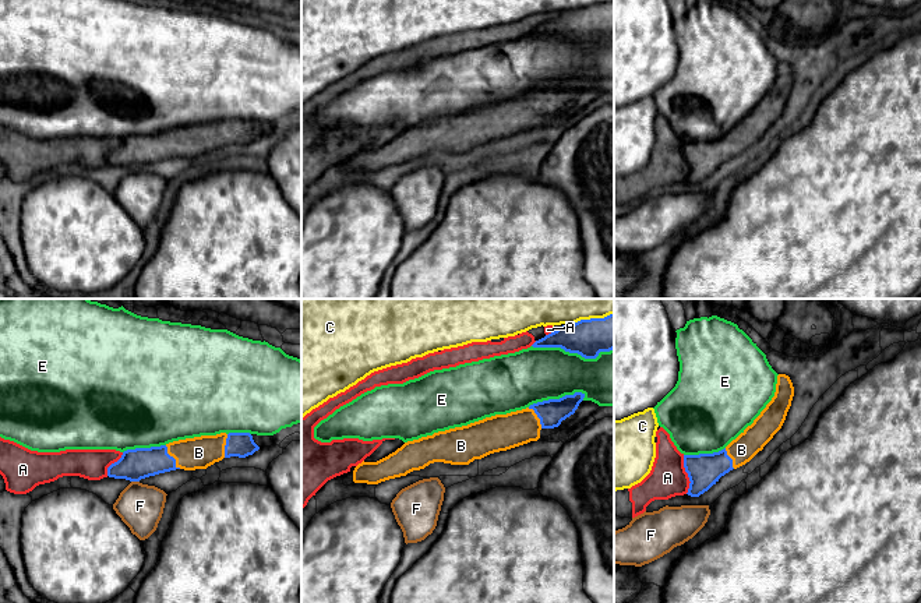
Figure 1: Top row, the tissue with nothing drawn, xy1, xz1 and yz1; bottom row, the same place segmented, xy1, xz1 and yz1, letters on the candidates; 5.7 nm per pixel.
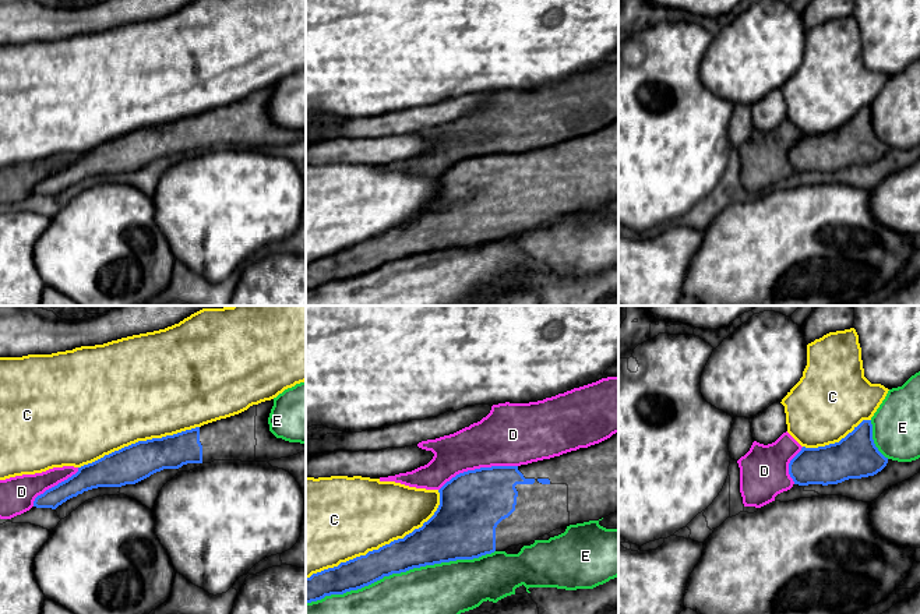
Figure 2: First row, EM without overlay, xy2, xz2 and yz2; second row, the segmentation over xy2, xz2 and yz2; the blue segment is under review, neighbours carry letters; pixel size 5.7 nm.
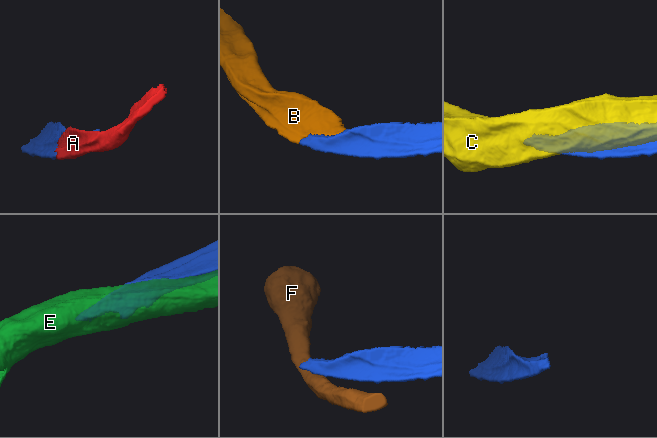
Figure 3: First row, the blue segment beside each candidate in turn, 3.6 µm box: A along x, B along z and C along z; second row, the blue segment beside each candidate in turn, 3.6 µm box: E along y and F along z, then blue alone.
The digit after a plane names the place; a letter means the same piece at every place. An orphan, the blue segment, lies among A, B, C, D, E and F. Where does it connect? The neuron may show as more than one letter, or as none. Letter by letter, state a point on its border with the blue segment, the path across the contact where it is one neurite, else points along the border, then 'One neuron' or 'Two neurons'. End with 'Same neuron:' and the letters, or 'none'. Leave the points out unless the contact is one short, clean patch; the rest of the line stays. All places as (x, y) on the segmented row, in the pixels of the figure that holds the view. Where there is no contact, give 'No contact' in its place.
A: Touches blue at yz1 (688, 475). Two neurons
B: Touches blue at xy1 (173, 458). One neuron
C: Touches blue at xz2 (383, 546). Two neurons
D: Touches blue at xz2 (478, 469). Two neurons
E: Touches blue at xz2 (399, 572). Two neurons
F: Touches blue at xy1 (136, 480). Boundary: xy1 (131, 480), (138, 482). Two neurons
Same neuron: B

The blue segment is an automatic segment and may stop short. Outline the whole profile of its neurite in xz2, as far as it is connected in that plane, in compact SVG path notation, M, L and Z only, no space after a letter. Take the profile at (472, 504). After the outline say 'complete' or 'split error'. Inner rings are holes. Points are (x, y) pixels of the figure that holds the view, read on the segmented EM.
M618 433L610 438L521 466L491 466L457 474L440 490L434 515L398 539L338 567L306 578L306 603L369 586L413 568L473 560L511 546L528 544L570 525L599 521L618 511Z; split error

